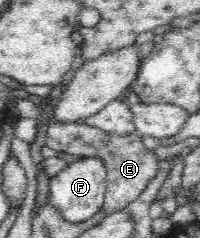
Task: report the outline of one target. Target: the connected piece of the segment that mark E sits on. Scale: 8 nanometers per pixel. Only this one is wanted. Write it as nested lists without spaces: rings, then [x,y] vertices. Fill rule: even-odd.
[[[51,118],[48,122],[45,146],[49,146],[57,152],[78,154],[79,156],[100,158],[108,170],[109,185],[106,188],[106,196],[101,206],[102,210],[110,214],[131,204],[145,190],[150,180],[157,174],[159,161],[149,149],[143,145],[142,134],[136,130],[128,135],[107,134],[96,126],[87,126],[81,122],[69,123],[57,122]]]

